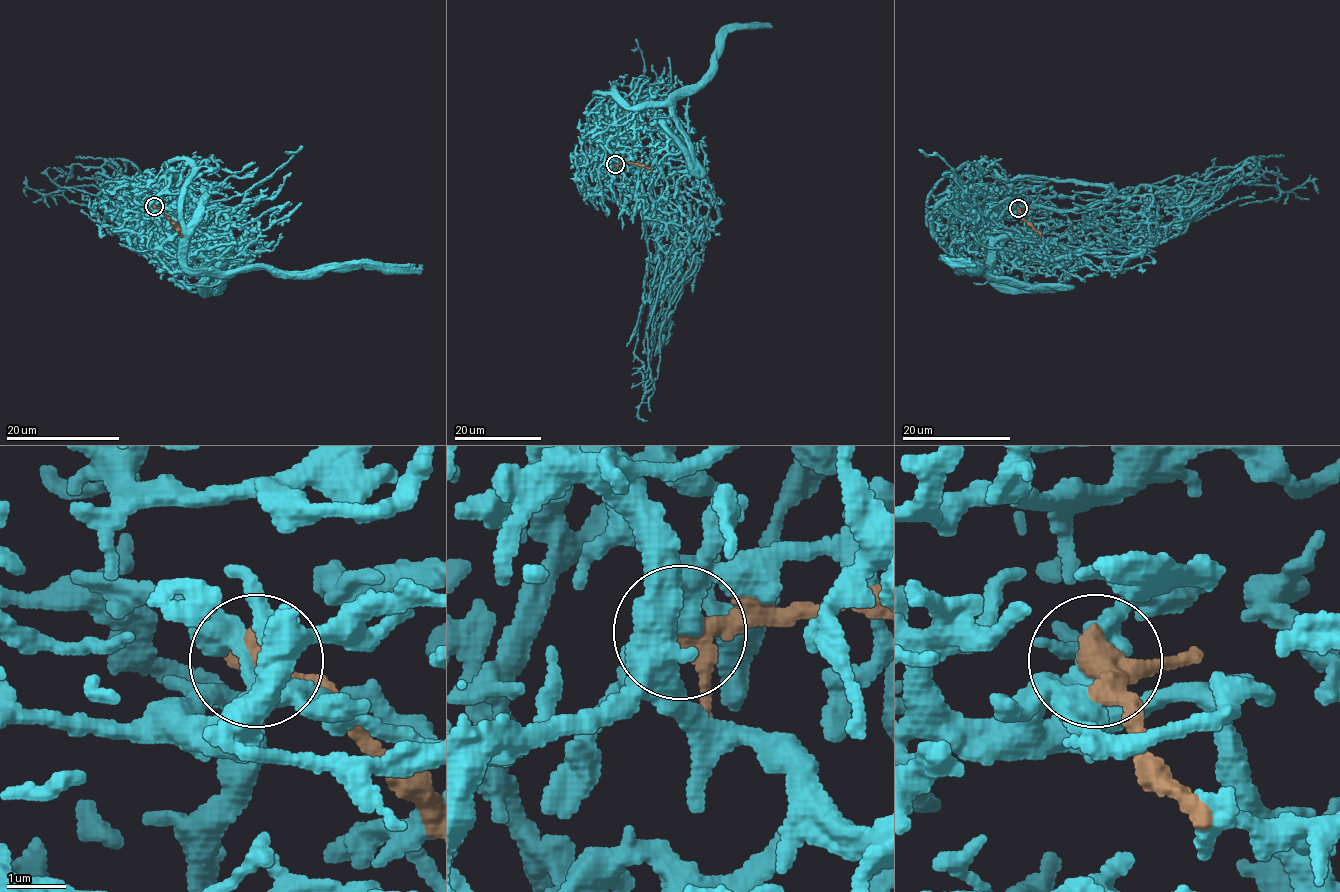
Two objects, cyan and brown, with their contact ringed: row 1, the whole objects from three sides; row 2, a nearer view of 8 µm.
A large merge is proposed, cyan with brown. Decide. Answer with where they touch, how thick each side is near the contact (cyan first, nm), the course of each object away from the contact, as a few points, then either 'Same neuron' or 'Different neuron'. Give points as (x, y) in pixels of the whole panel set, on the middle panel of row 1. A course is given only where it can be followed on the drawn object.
Place: (615, 164). Thickness 360 nm (cyan) against 360 nm. Course of cyan: (616, 165), (607, 139), (634, 116), (632, 175), (656, 254), (650, 377), (639, 409), (647, 421). Course of brown: (615, 165), (638, 162), (649, 168), (649, 165). Different neuron

